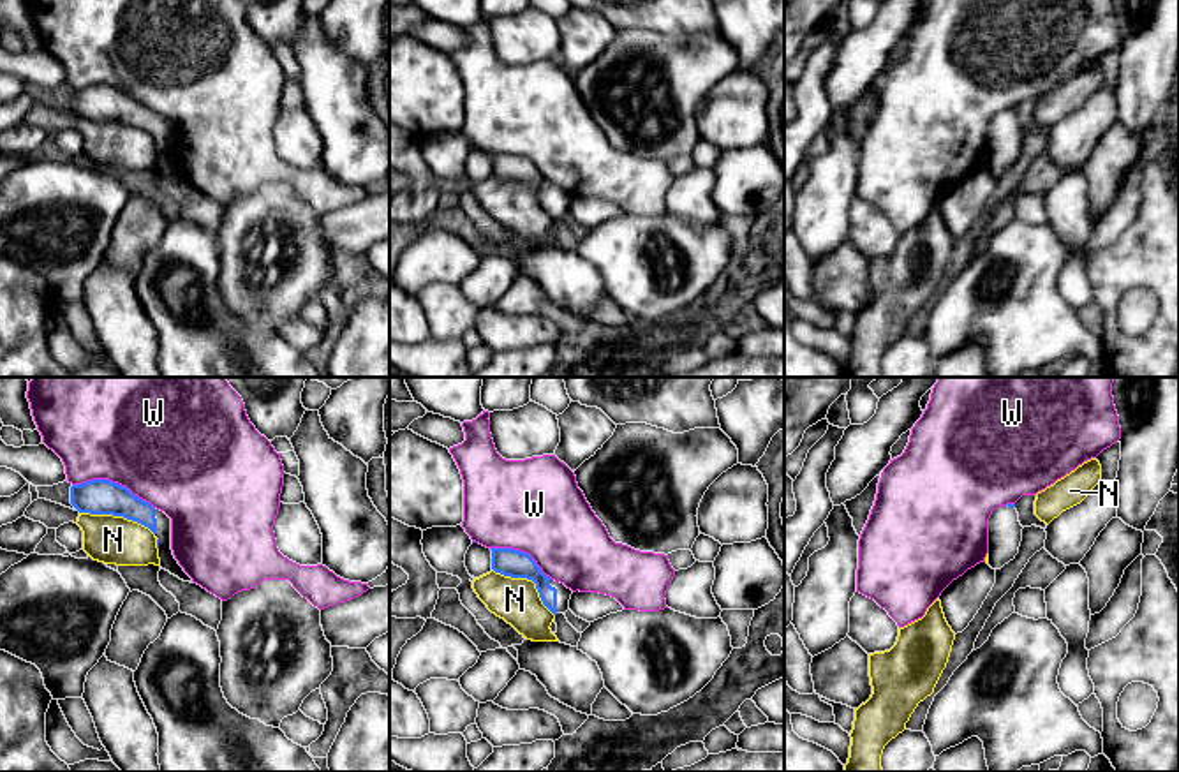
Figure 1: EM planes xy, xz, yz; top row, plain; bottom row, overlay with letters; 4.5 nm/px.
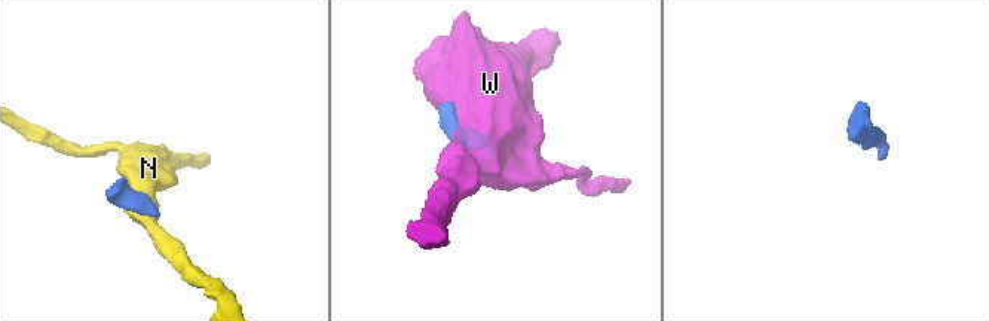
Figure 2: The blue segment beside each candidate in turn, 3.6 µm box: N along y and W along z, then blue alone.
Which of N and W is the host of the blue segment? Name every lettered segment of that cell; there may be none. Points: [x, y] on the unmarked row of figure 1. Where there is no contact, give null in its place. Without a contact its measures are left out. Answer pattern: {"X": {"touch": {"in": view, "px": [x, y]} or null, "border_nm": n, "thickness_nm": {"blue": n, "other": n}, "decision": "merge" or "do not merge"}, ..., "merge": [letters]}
{"N": {"touch": {"in": "xy", "px": [117, 120]}, "border_nm": 360, "thickness_nm": {"blue": 160, "other": 220}, "decision": "do not merge"}, "W": {"touch": {"in": "xy", "px": [111, 87]}, "border_nm": 400, "thickness_nm": {"blue": 160, "other": 460}, "decision": "do not merge"}, "merge": []}

